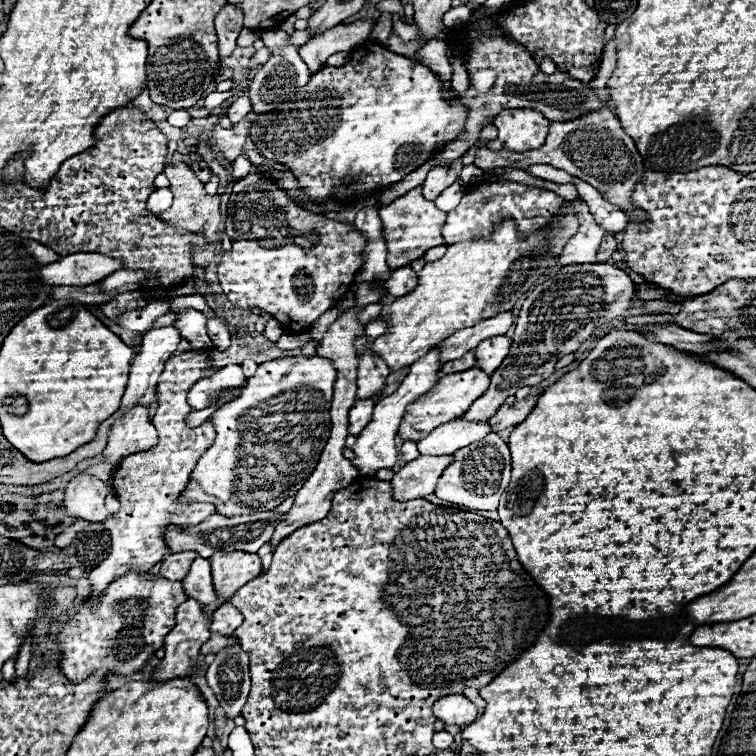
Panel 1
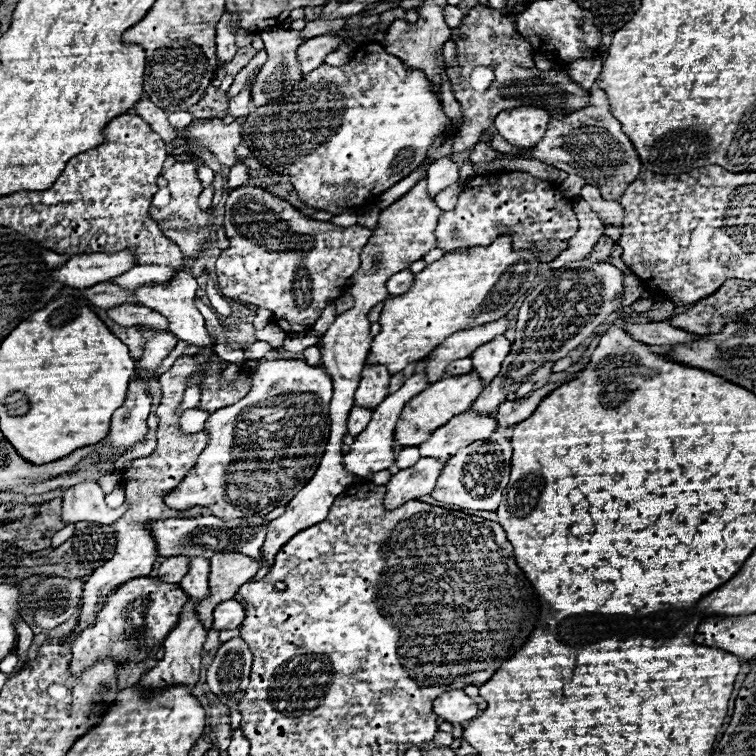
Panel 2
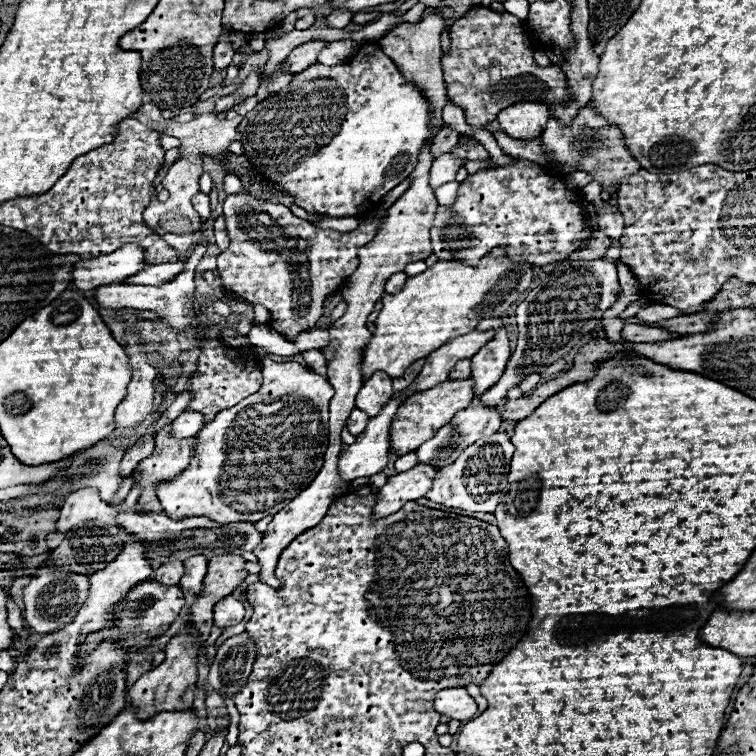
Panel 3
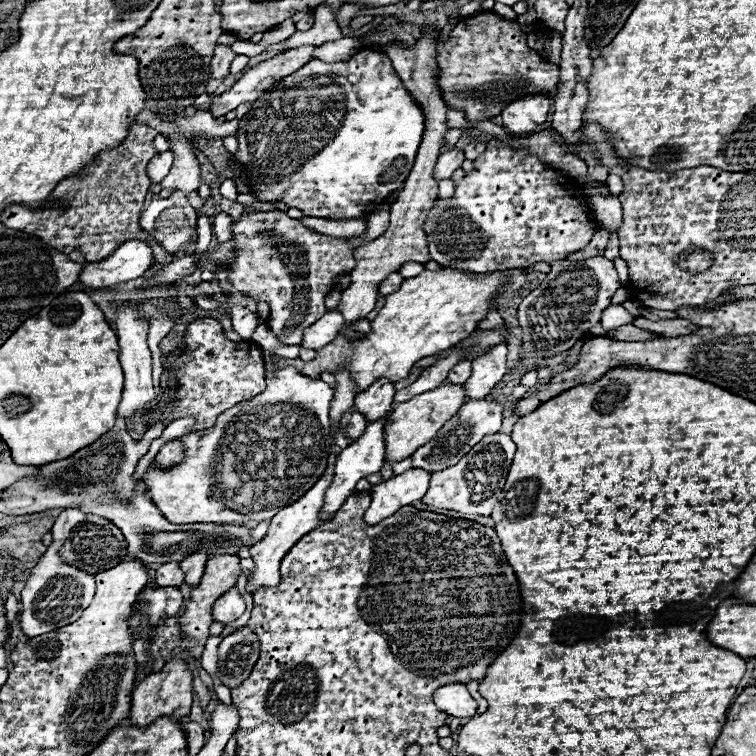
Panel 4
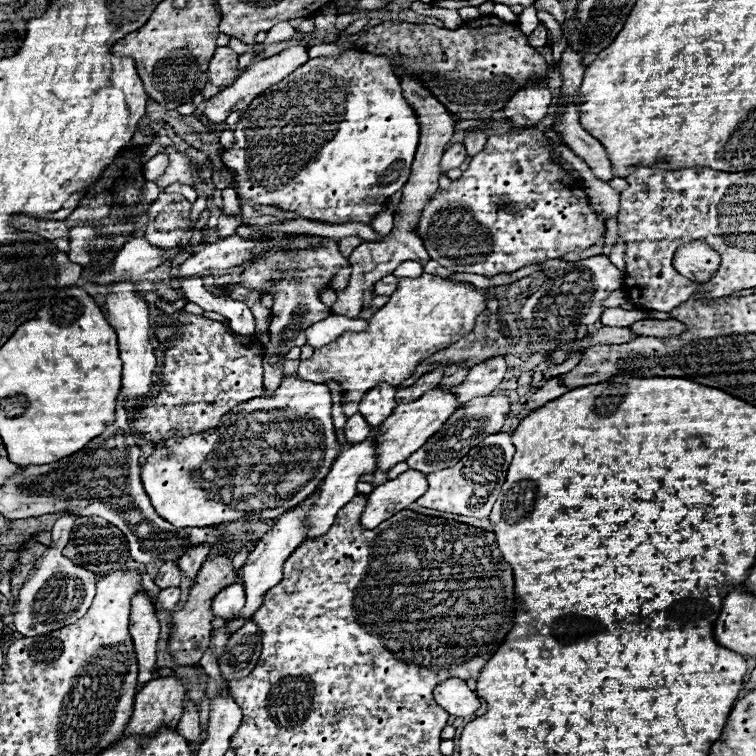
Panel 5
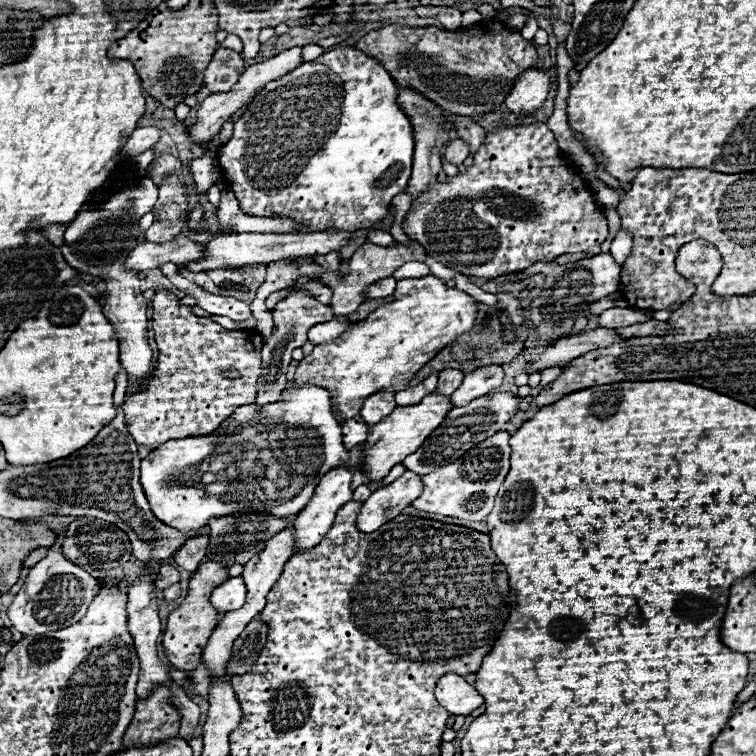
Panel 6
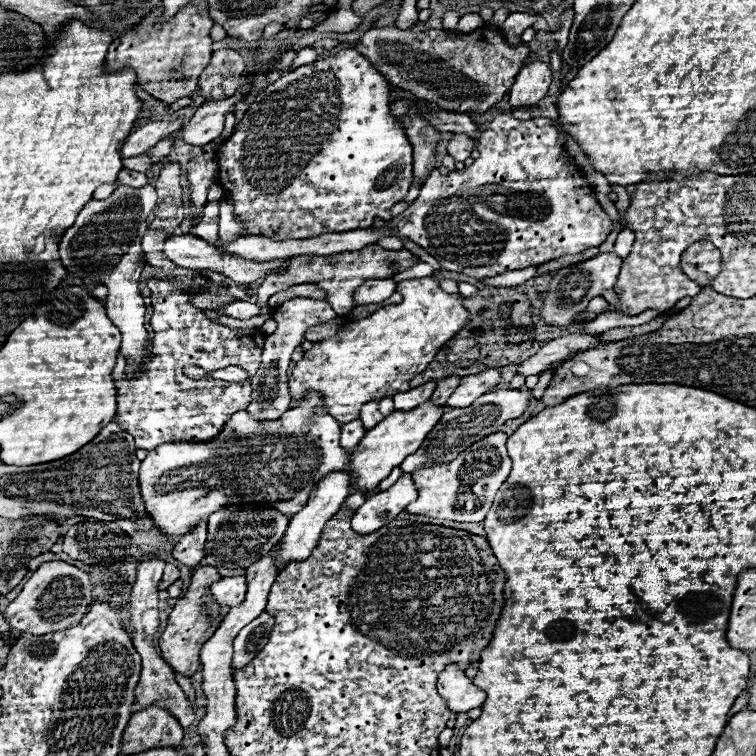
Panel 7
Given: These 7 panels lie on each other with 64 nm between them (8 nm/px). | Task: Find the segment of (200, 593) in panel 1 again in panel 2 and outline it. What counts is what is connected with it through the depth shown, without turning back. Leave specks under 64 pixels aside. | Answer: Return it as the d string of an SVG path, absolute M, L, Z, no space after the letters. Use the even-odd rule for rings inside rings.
M196 556L190 560L188 574L180 580L180 588L188 596L192 596L196 600L204 600L208 596L208 574L210 574L208 560Z

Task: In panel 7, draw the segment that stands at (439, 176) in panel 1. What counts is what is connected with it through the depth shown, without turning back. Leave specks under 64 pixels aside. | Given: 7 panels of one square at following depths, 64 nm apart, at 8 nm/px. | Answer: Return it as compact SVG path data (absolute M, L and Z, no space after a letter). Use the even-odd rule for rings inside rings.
M454 134L454 138L448 142L448 154L458 160L458 162L464 162L470 152L474 150L474 138L466 136L466 134Z

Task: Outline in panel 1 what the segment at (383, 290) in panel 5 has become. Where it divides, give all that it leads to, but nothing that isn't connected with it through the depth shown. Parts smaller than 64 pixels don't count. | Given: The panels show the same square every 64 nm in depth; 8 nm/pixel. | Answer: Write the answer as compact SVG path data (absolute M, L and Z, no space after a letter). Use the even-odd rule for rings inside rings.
M404 266L400 270L394 270L392 276L384 282L384 286L386 286L390 296L398 298L398 296L404 296L404 294L412 292L416 288L416 282L418 282L416 272L410 266Z

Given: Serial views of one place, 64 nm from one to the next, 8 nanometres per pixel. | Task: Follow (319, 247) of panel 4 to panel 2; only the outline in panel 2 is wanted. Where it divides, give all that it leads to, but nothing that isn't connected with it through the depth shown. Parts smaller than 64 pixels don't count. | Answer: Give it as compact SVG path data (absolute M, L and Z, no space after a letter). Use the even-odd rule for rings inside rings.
M250 184L232 190L224 210L224 228L230 240L230 248L224 250L216 260L220 292L228 300L268 308L274 314L274 322L288 332L310 330L326 304L344 292L348 278L360 268L360 250L372 236L372 230L362 226L340 228L330 222L310 220L288 202Z

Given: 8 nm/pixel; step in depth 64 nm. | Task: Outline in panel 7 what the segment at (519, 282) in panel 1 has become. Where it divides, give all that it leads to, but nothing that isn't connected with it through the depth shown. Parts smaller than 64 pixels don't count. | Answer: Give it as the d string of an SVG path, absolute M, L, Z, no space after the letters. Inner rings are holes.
M436 276L404 280L398 284L396 290L404 296L404 300L400 304L384 306L364 320L348 322L334 336L314 342L312 350L304 352L302 360L296 362L296 366L290 374L290 394L292 394L290 408L298 406L298 402L302 402L310 390L310 392L316 392L322 396L324 410L330 416L334 416L340 424L358 420L360 408L366 402L376 400L376 398L392 398L394 394L400 394L404 390L408 392L410 390L408 382L416 374L426 370L426 366L436 356L436 350L440 350L440 346L444 346L444 342L448 342L448 338L454 338L454 334L464 326L464 322L468 322L468 312L462 306L464 298L460 294L446 294L438 286Z

